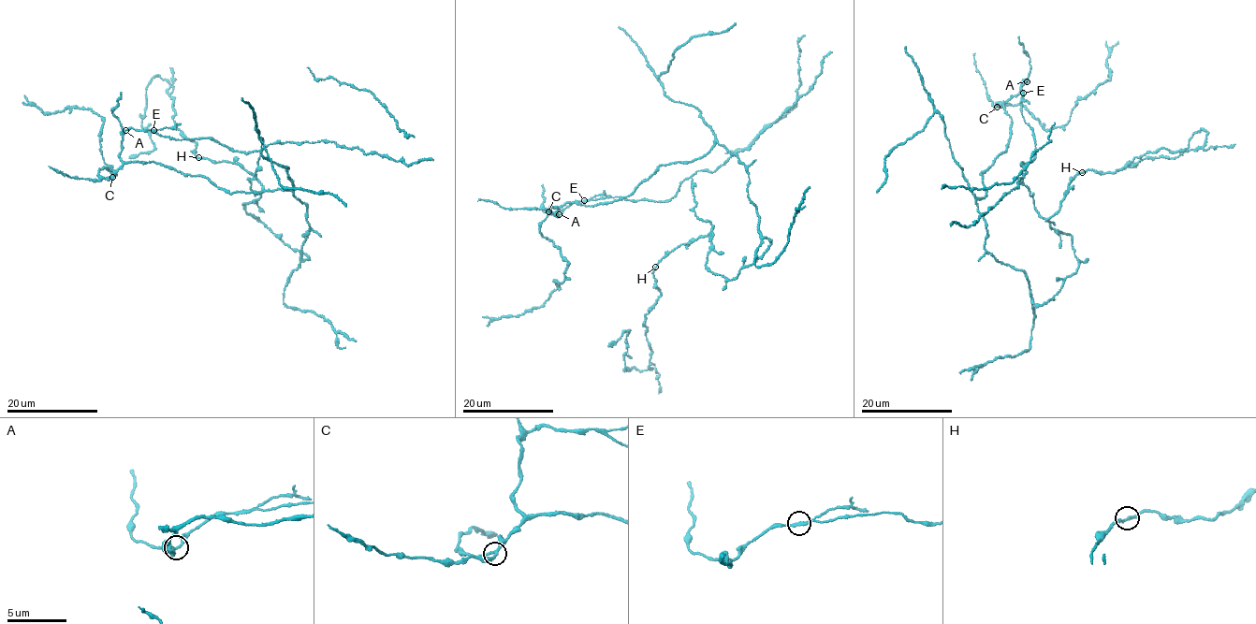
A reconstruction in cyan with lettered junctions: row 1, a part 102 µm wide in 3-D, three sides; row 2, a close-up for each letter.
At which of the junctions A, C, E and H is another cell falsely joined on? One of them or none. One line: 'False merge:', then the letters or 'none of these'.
False merge: E

